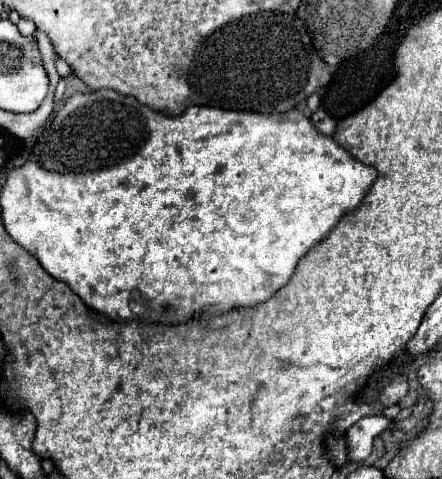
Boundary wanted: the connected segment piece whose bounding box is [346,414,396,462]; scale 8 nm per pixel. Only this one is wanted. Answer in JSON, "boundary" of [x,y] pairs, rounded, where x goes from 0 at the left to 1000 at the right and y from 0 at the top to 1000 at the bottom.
{"boundary":[[[864,864],[828,868],[814,881],[805,881],[787,902],[787,960],[796,965],[819,965],[837,952],[842,944],[842,923],[855,906],[891,894],[896,881],[887,873],[873,873]]]}

